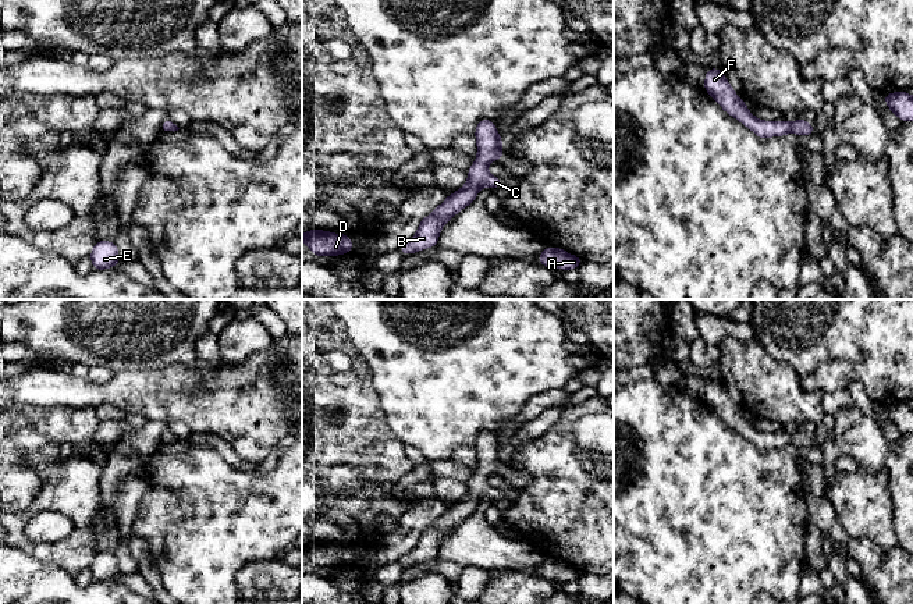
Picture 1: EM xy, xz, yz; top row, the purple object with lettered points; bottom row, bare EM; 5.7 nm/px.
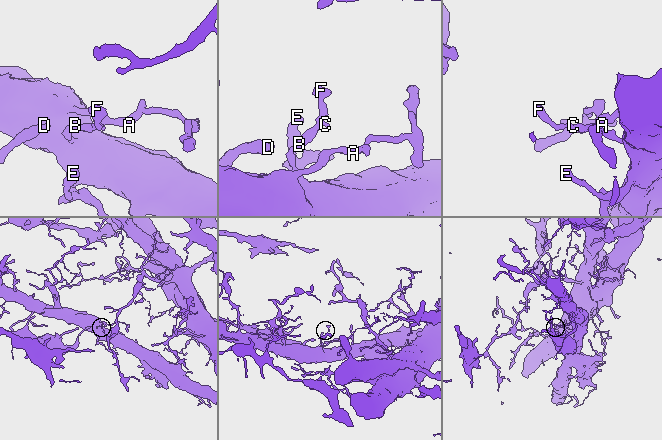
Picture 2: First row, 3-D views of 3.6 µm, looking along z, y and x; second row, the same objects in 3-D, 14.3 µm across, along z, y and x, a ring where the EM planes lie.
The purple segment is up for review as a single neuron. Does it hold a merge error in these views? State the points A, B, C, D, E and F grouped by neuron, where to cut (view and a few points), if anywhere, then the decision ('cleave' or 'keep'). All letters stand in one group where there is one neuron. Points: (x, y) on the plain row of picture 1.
groups A B C D E F; cut none; keep

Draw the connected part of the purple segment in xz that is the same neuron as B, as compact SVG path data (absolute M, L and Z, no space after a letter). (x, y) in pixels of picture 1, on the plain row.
M483 430L477 434L475 441L477 468L468 482L466 495L454 505L450 505L445 512L438 516L427 529L418 536L416 546L398 559L404 566L424 562L438 557L440 543L447 533L450 533L462 520L477 511L477 504L489 498L495 501L504 494L491 487L487 476L501 472L504 468L502 450L493 433Z

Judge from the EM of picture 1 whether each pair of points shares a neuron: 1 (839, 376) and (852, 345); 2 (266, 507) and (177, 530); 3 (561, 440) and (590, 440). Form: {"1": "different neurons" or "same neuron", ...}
{"1": "different neurons", "2": "same neuron", "3": "different neurons"}

